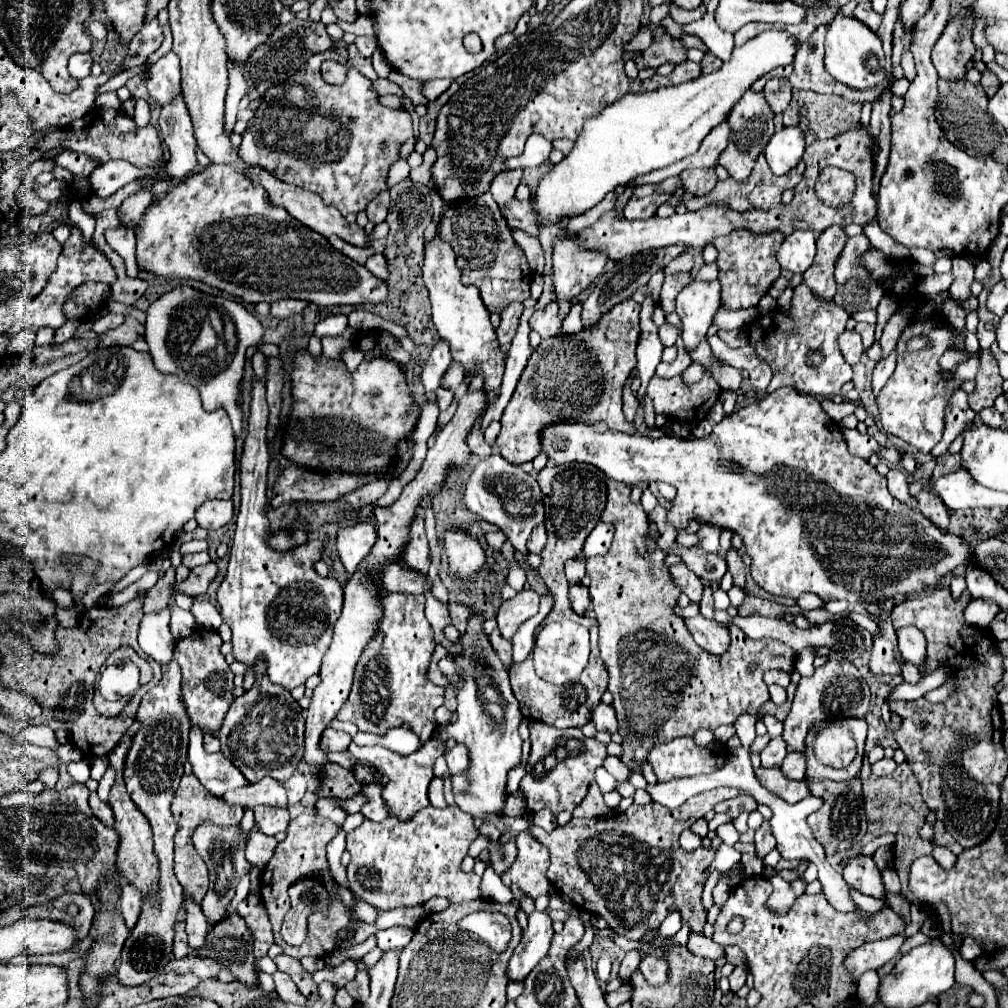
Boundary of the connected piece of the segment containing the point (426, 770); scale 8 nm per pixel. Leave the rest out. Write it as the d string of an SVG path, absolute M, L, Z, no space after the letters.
M432 738L427 741L420 751L416 751L412 755L406 755L406 757L402 757L398 753L392 753L392 751L379 745L358 747L358 745L351 743L348 751L358 761L372 763L382 775L386 775L390 779L388 785L382 791L382 797L390 807L390 815L408 819L408 817L412 817L412 813L416 813L422 807L430 805L430 801L428 801L428 785L430 785L430 781L434 777L434 761L444 753L445 747L444 742Z

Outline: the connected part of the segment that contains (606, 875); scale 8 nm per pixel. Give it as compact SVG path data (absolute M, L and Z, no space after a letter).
M720 787L698 793L676 809L668 809L660 803L632 805L620 811L620 815L570 819L552 833L534 827L536 839L552 853L546 877L576 905L592 915L604 917L618 935L640 939L644 931L660 927L670 911L680 909L684 913L688 901L702 905L700 895L706 871L716 851L712 847L684 851L678 845L678 837L696 819L714 809L716 803L742 793L744 791Z

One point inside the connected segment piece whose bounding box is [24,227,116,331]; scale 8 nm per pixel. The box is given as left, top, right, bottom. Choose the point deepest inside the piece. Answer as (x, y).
(79, 262)

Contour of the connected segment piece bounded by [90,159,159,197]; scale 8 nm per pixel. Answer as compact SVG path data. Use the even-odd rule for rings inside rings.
M111 160L94 169L94 173L90 175L90 183L92 183L92 189L98 197L110 197L125 184L140 177L146 177L146 175L152 175L156 171L159 170L138 169L126 160Z

